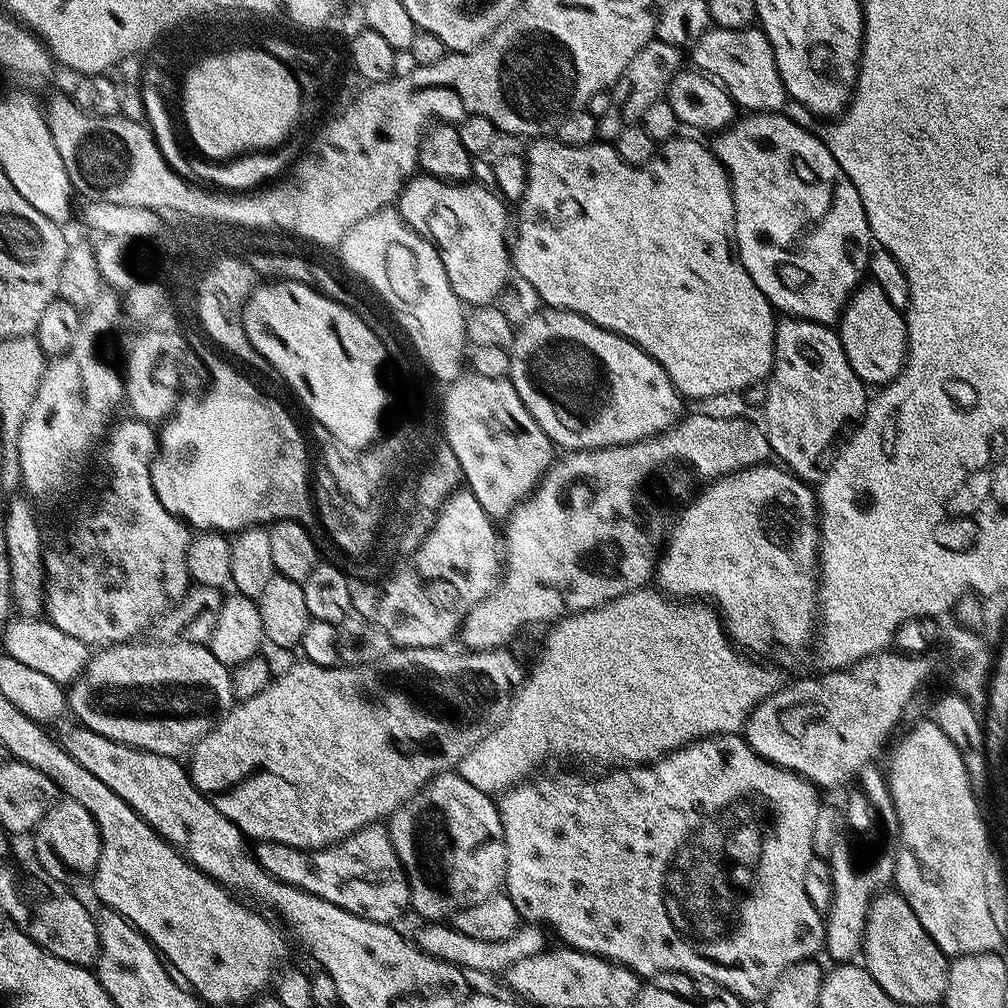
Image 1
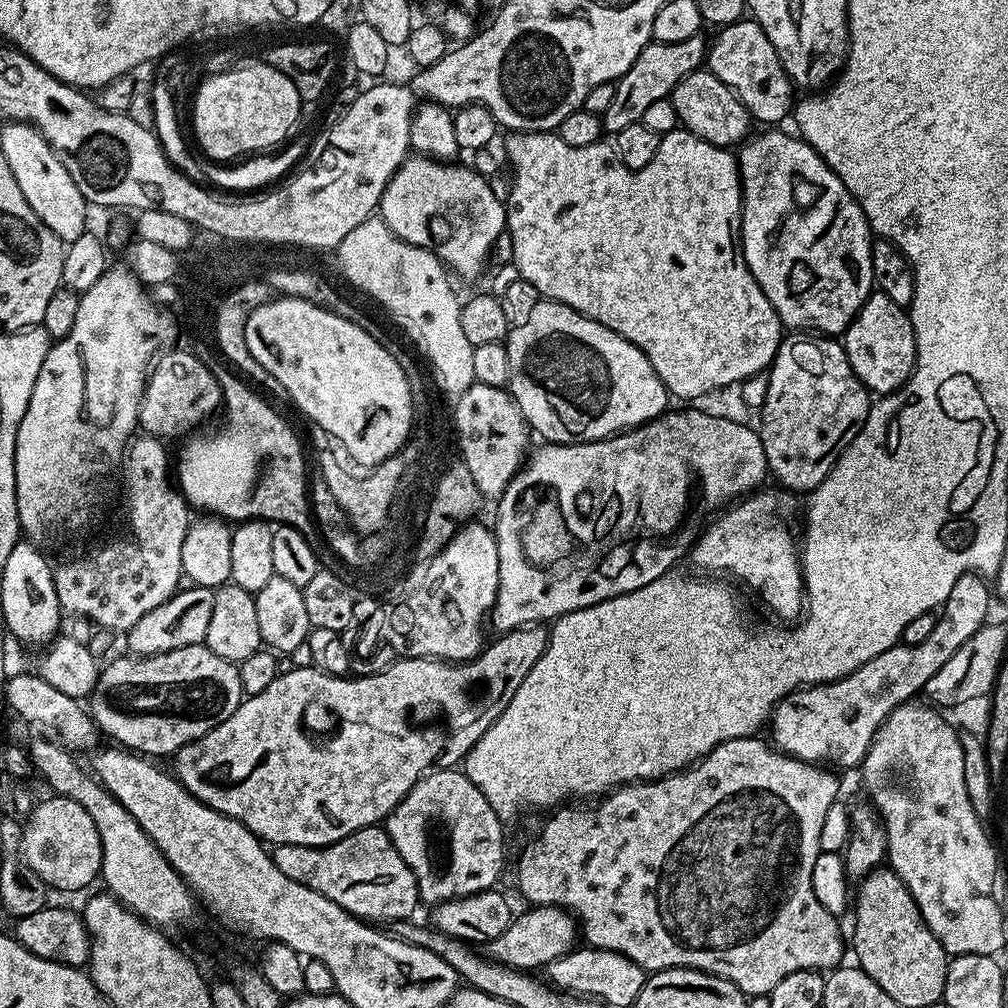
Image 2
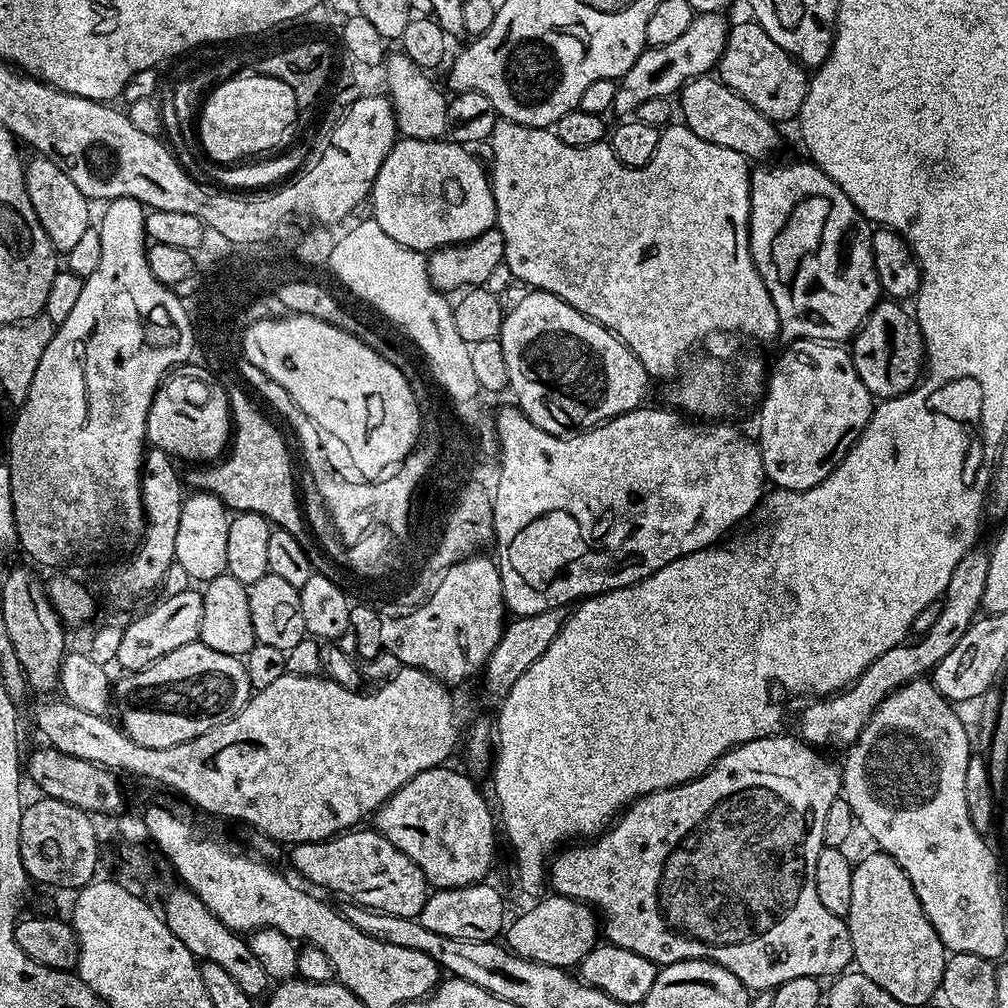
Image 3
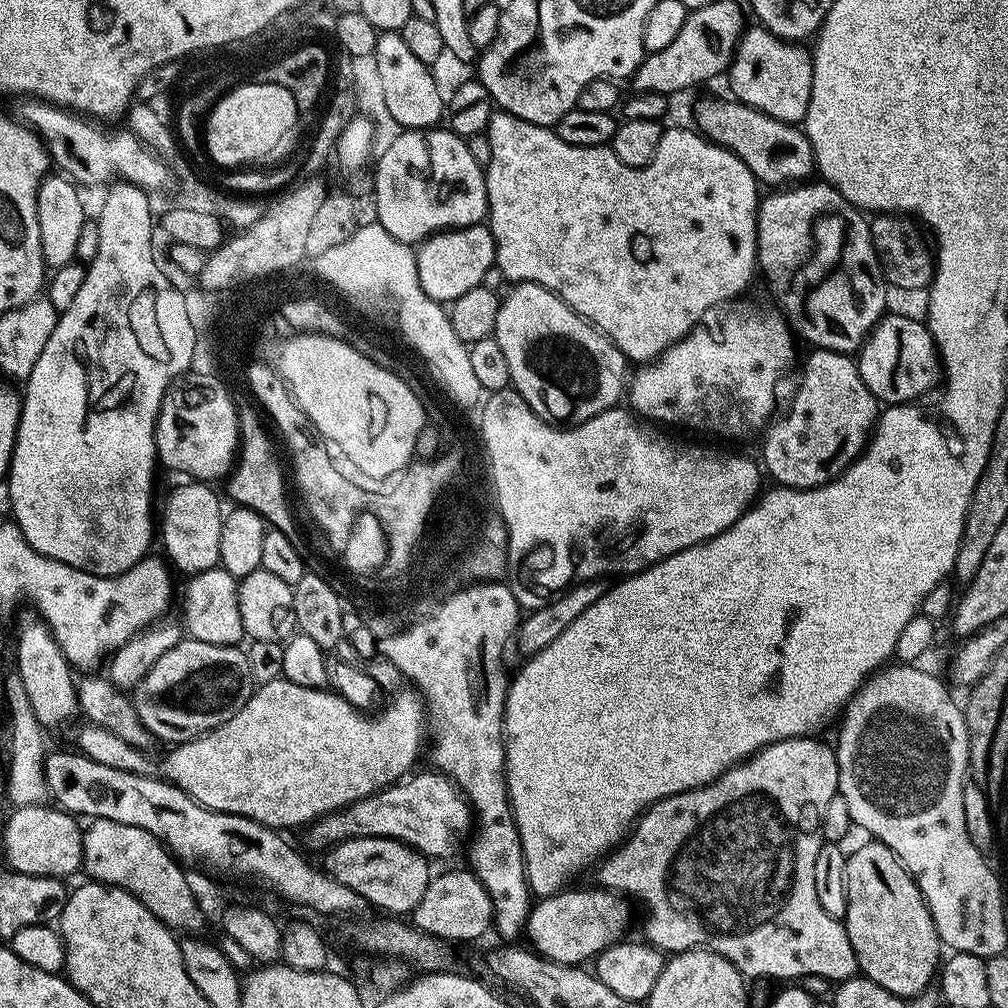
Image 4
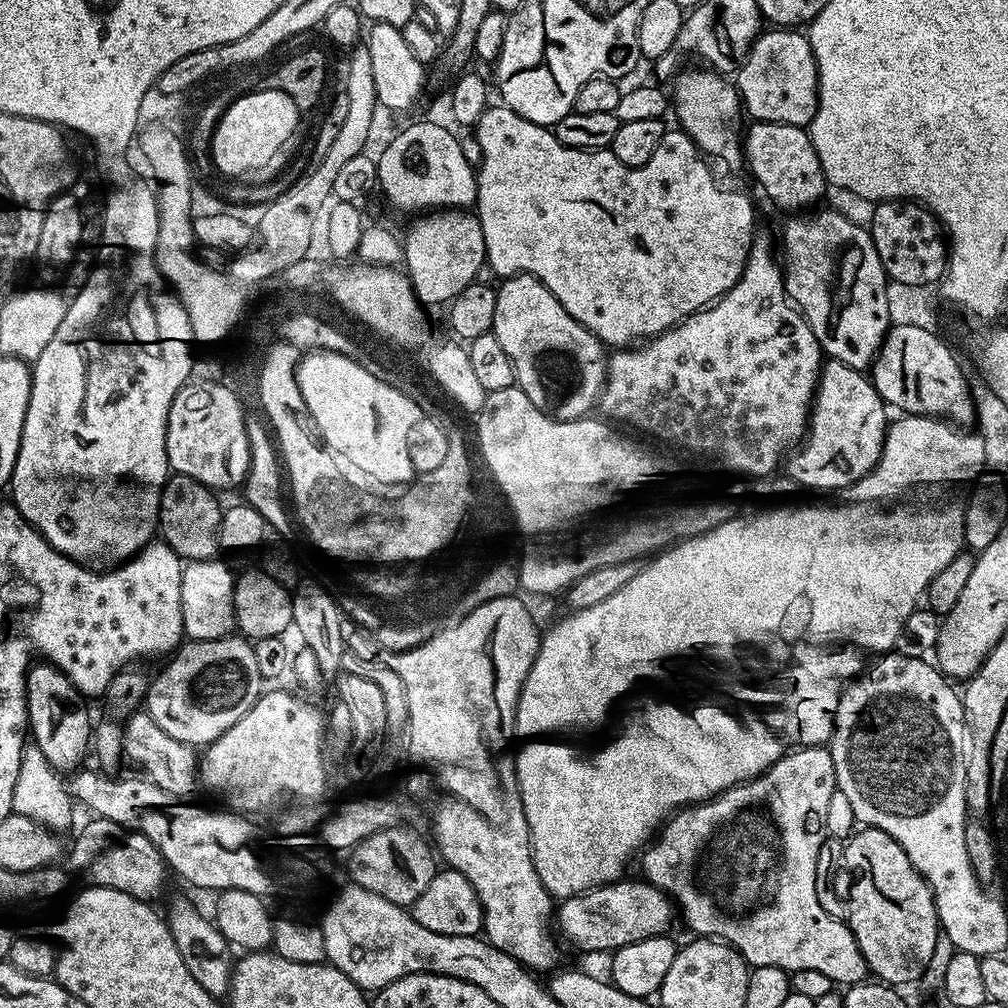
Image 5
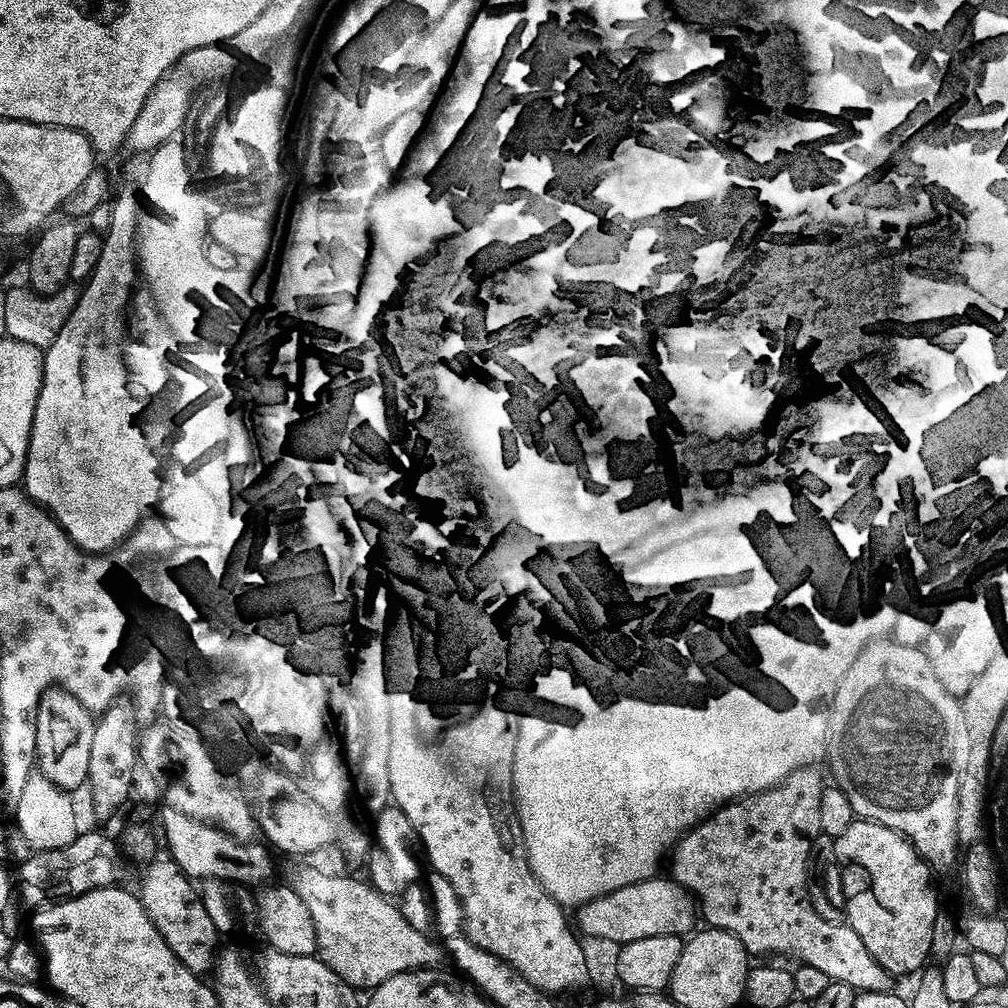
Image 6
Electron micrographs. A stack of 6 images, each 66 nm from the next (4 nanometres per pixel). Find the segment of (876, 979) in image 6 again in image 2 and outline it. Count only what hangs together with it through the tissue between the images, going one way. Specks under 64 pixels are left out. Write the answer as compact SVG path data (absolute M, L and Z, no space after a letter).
M743 736L737 740L724 740L714 750L710 750L701 760L697 760L695 764L678 772L673 772L671 776L664 776L661 780L645 780L634 784L625 784L617 787L615 790L607 793L599 801L597 808L572 808L576 806L560 806L551 813L552 816L544 824L544 829L540 832L540 837L533 844L528 844L524 848L524 853L520 856L520 877L517 878L516 884L520 887L522 895L528 899L527 903L532 906L554 906L555 908L565 908L567 912L572 913L578 921L579 931L582 933L582 940L587 947L601 948L602 950L614 950L618 954L622 954L626 958L630 958L630 962L638 962L638 966L644 968L645 973L661 972L667 968L697 968L699 972L709 972L715 976L726 978L730 982L734 982L734 986L738 986L738 990L743 992L749 998L761 996L767 997L773 990L774 986L778 986L778 982L782 982L782 978L786 978L786 974L794 974L798 970L831 970L841 963L840 960L844 956L844 948L846 952L846 940L840 937L840 923L837 917L830 914L830 910L826 910L826 906L822 906L822 902L818 902L818 898L814 898L814 882L810 882L810 877L814 875L814 862L820 853L820 835L822 834L822 822L826 818L826 810L830 810L830 806L837 803L840 792L840 784L836 781L837 773L829 770L824 766L808 764L804 760L799 760L793 756L788 756L785 752L777 750L771 743L763 744L760 738L751 736Z

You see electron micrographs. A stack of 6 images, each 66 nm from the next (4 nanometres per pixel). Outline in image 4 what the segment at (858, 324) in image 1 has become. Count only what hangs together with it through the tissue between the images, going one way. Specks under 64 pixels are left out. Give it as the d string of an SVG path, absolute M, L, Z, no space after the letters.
M881 316L875 328L868 333L867 340L860 345L855 361L864 385L872 391L877 401L888 406L919 401L923 392L930 391L935 384L937 387L942 376L942 361L936 351L936 344L928 333L928 325L923 319L915 320L912 316Z

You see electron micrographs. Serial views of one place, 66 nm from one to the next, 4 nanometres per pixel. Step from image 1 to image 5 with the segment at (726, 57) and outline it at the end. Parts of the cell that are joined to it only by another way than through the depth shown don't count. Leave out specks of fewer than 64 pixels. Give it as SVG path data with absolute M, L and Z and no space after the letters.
M772 26L761 31L752 48L746 54L734 73L734 83L740 92L743 107L752 115L753 121L774 122L775 124L811 125L820 105L820 74L816 71L816 59L807 35L788 26Z

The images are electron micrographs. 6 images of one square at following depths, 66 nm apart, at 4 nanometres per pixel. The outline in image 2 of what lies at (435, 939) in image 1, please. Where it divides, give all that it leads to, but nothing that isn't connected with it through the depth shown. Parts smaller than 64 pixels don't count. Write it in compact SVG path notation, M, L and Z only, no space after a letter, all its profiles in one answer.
M528 906L525 912L513 915L510 926L486 946L486 955L511 968L544 970L550 962L562 958L578 944L578 921L565 908Z

